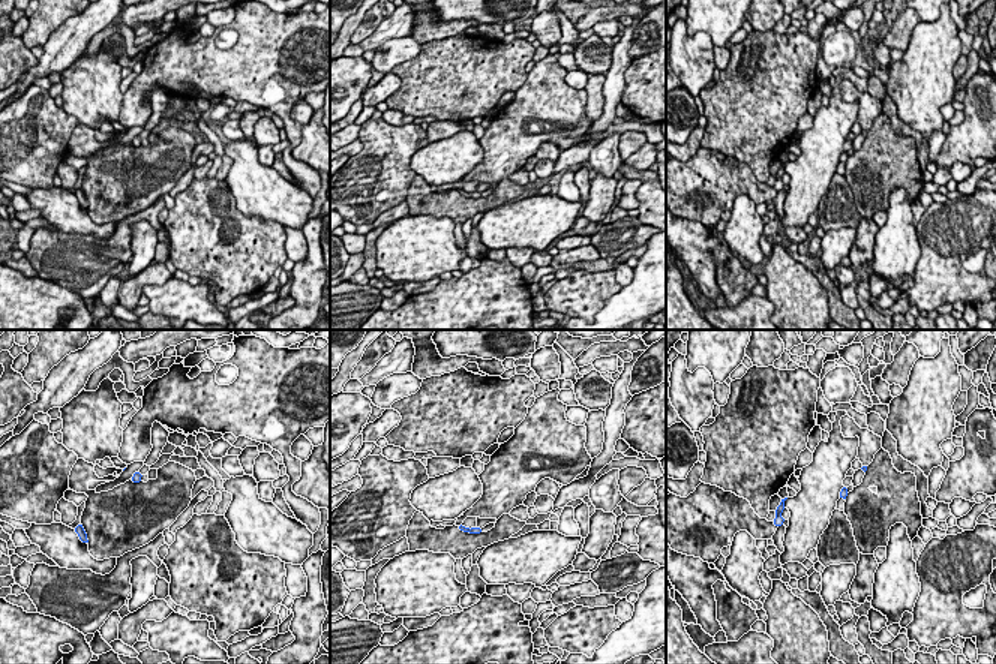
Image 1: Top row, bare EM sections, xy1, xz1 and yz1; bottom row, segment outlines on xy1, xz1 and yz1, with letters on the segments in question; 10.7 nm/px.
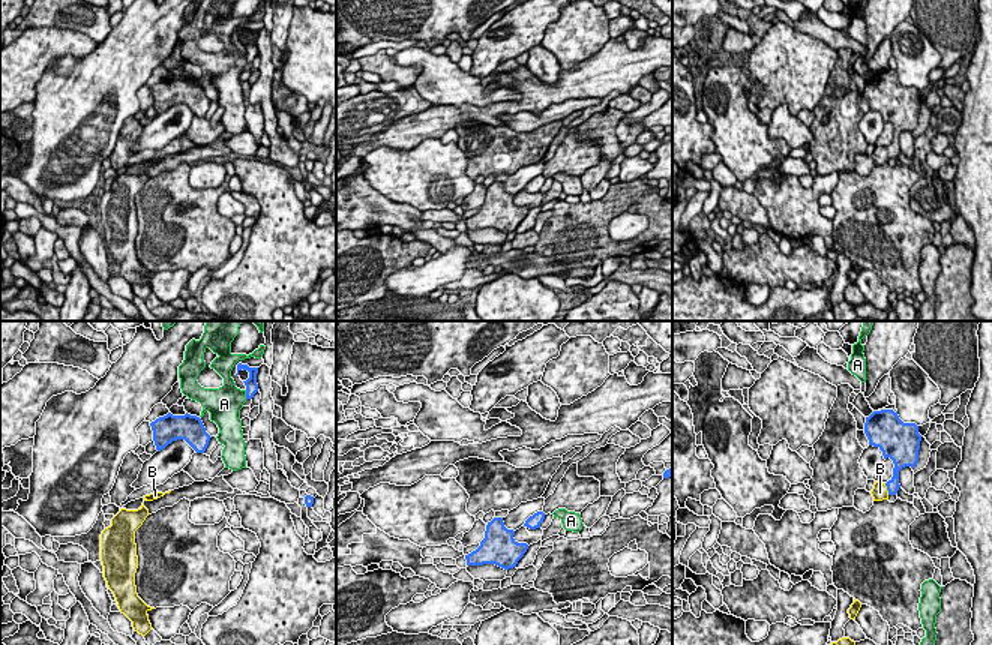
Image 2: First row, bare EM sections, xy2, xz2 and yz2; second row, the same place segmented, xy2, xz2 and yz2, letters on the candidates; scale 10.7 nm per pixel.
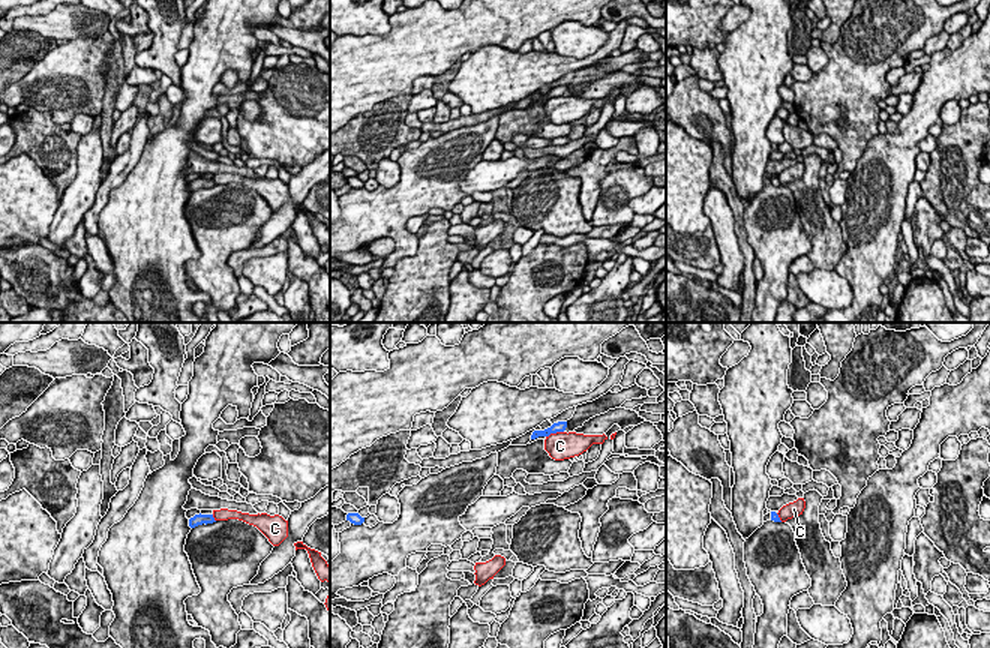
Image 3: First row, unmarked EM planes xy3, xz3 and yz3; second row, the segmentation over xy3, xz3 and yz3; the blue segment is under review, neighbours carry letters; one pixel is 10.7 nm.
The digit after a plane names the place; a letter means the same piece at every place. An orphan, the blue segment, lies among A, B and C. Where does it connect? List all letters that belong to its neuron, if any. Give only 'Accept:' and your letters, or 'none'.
Accept: B

